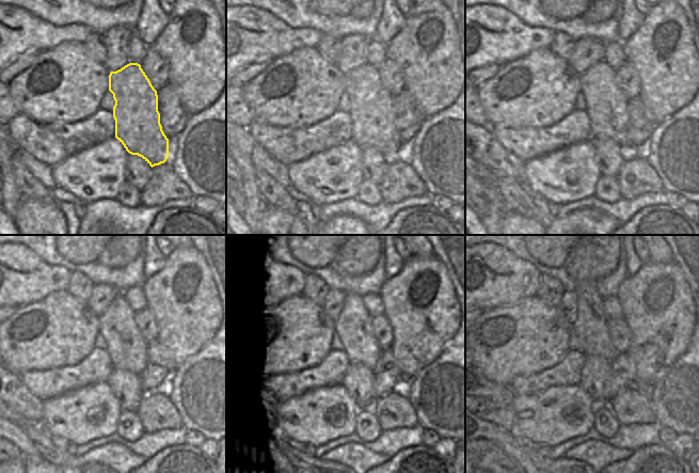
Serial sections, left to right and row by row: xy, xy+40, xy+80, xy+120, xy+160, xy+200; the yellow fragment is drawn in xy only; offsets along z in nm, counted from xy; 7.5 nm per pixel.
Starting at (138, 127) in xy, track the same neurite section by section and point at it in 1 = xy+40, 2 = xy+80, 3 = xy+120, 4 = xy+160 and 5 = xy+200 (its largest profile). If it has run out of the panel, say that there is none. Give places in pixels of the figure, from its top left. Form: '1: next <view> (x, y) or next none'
1: next xy+40 (371, 110)
2: next xy+80 (606, 104)
3: next xy+120 (127, 348)
4: next xy+160 (353, 327)
5: next xy+200 (596, 256)

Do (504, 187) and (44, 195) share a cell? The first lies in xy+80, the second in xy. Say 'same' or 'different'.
same

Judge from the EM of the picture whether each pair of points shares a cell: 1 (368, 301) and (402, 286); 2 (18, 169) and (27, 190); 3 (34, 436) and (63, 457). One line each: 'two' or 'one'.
1: two
2: one
3: one

